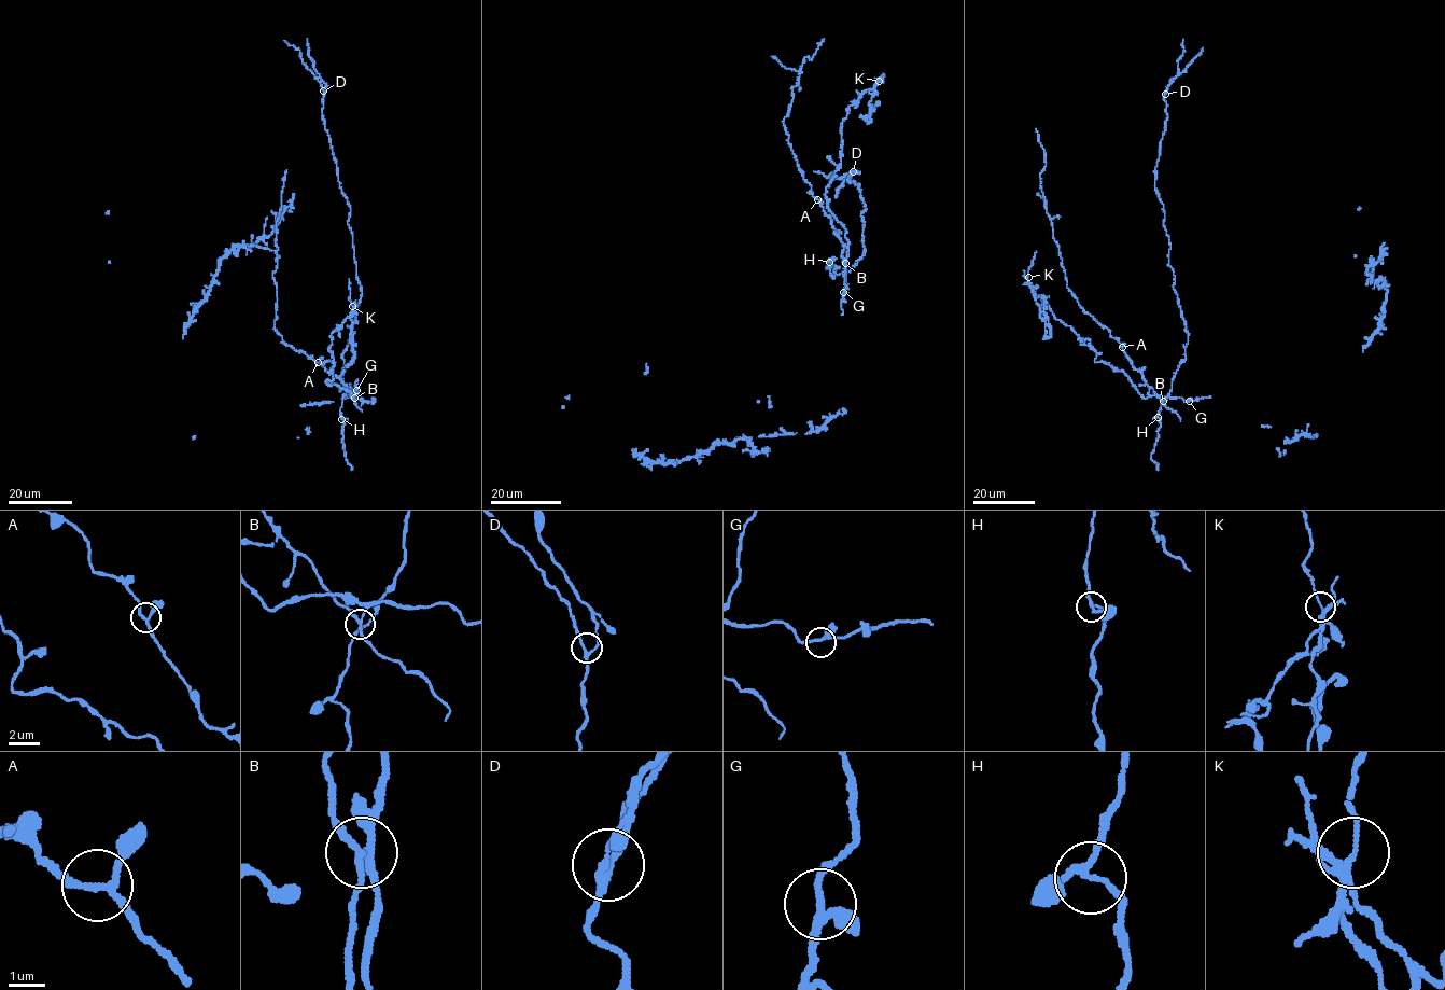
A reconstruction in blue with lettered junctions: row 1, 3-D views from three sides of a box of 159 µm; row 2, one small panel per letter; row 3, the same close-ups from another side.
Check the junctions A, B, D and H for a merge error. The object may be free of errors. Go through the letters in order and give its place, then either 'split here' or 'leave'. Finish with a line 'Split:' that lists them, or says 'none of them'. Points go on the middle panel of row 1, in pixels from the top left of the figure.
A: (817, 199) | leave
B: (845, 263) | split here
D: (853, 171) | leave
H: (829, 262) | leave
Split: B

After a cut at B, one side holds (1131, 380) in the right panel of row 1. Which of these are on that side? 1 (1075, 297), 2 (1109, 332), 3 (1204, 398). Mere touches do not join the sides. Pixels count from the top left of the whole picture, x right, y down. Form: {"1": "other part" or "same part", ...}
{"1": "other part", "2": "other part", "3": "same part"}

